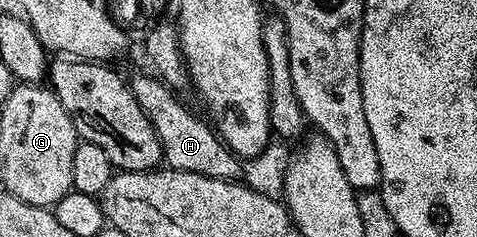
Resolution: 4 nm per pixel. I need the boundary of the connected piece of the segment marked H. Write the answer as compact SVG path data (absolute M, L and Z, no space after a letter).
M153 74L150 75L138 75L135 79L131 78L129 84L136 101L140 101L140 109L144 109L144 117L148 117L148 121L152 121L156 129L165 166L172 171L191 171L217 179L233 180L241 176L243 164L222 142L213 126L205 118L197 119L174 96L177 94L171 88Z

